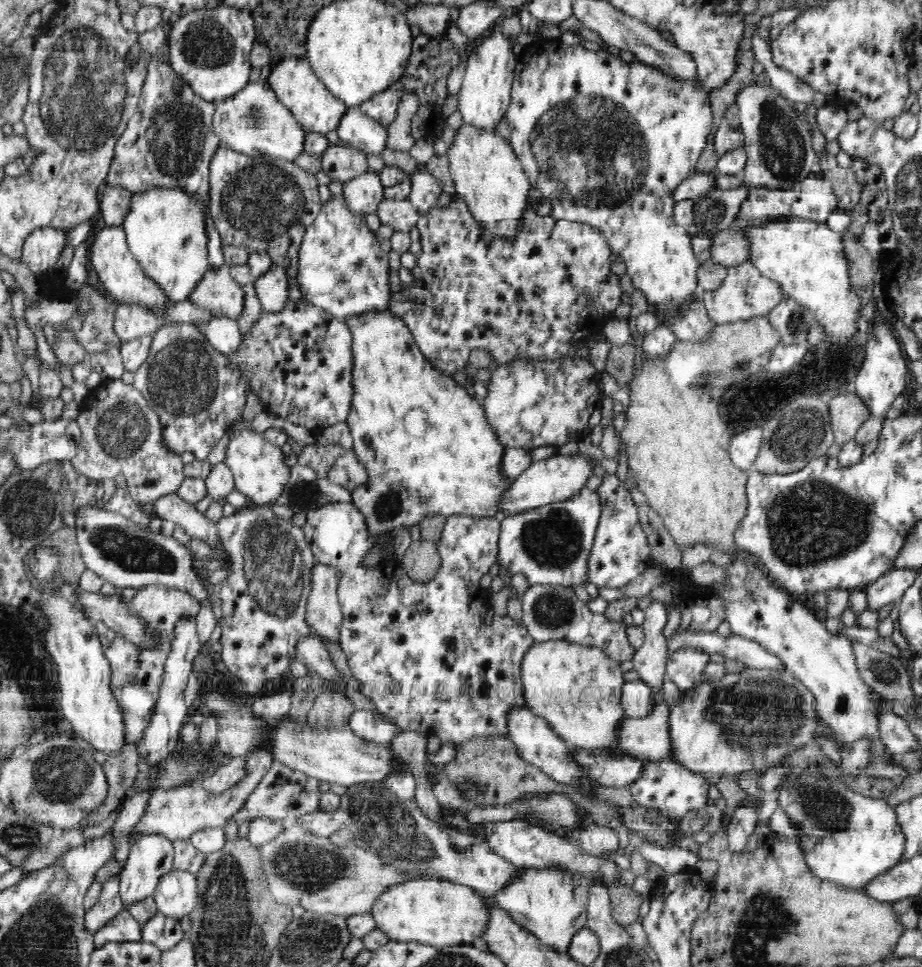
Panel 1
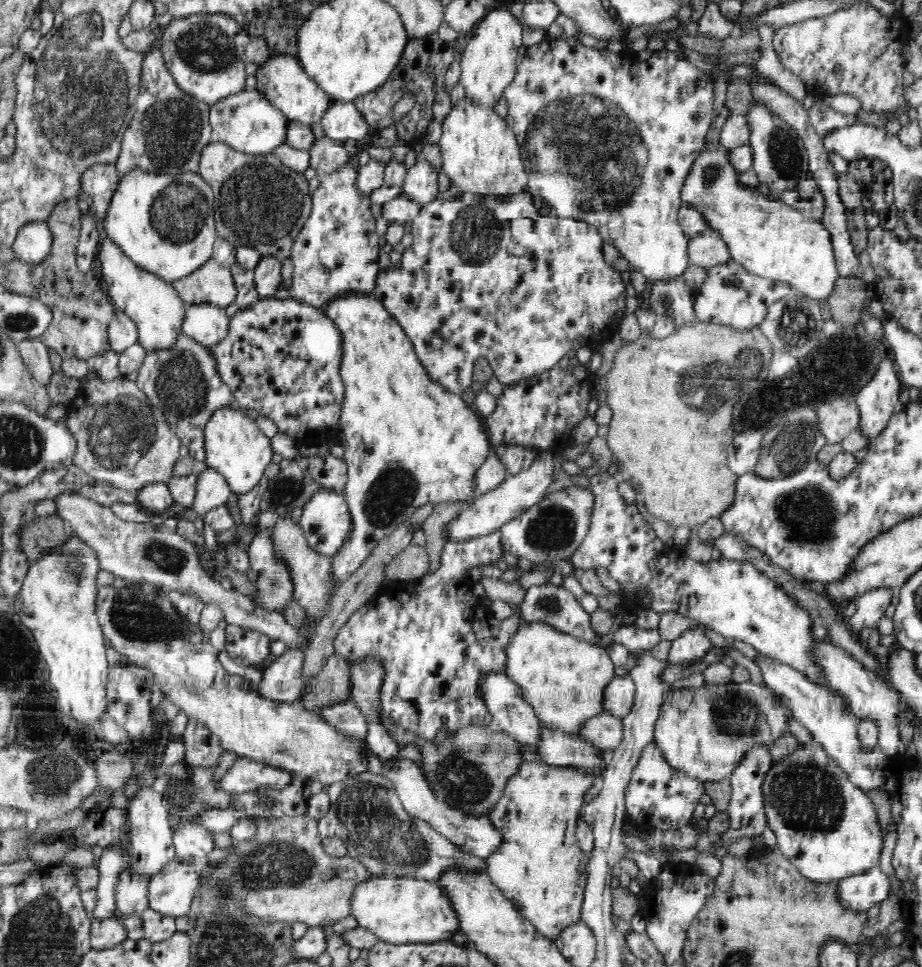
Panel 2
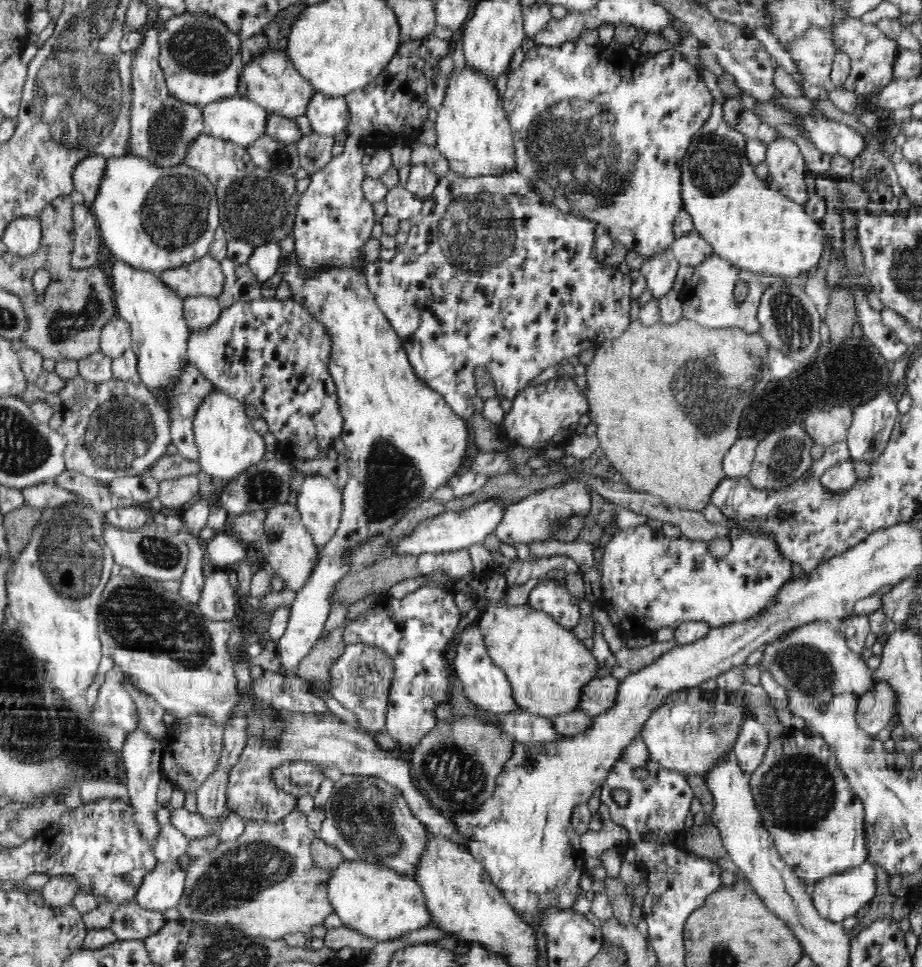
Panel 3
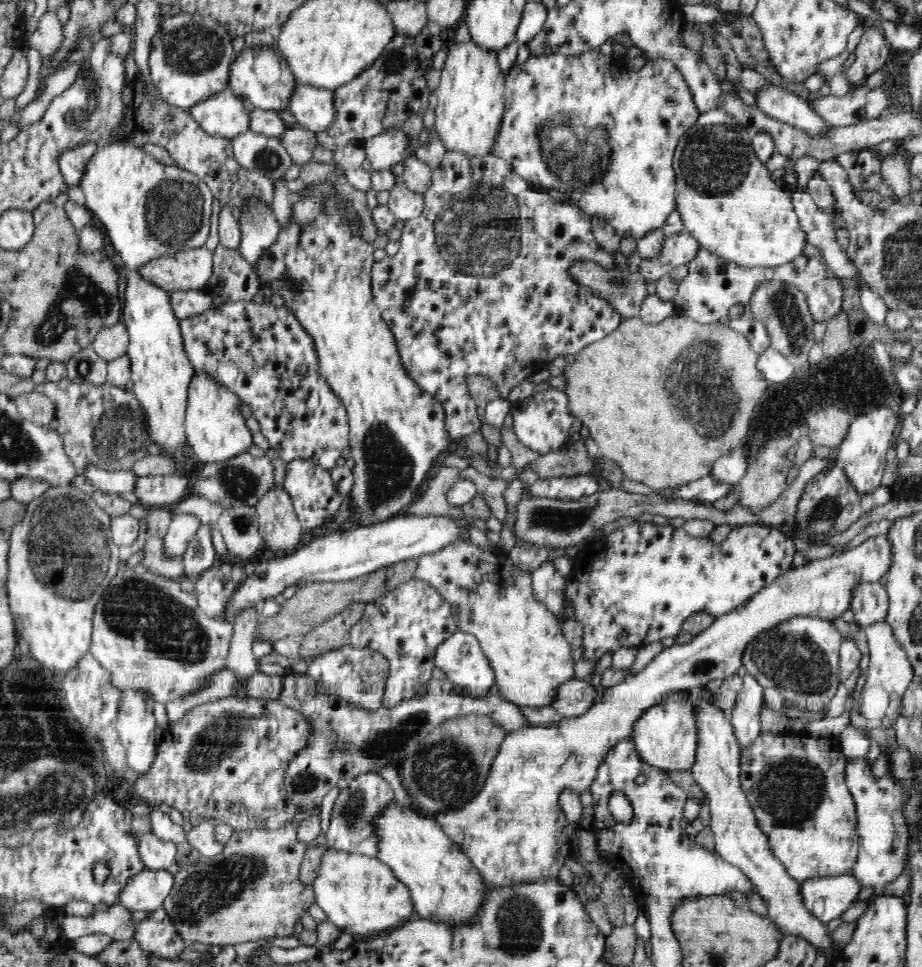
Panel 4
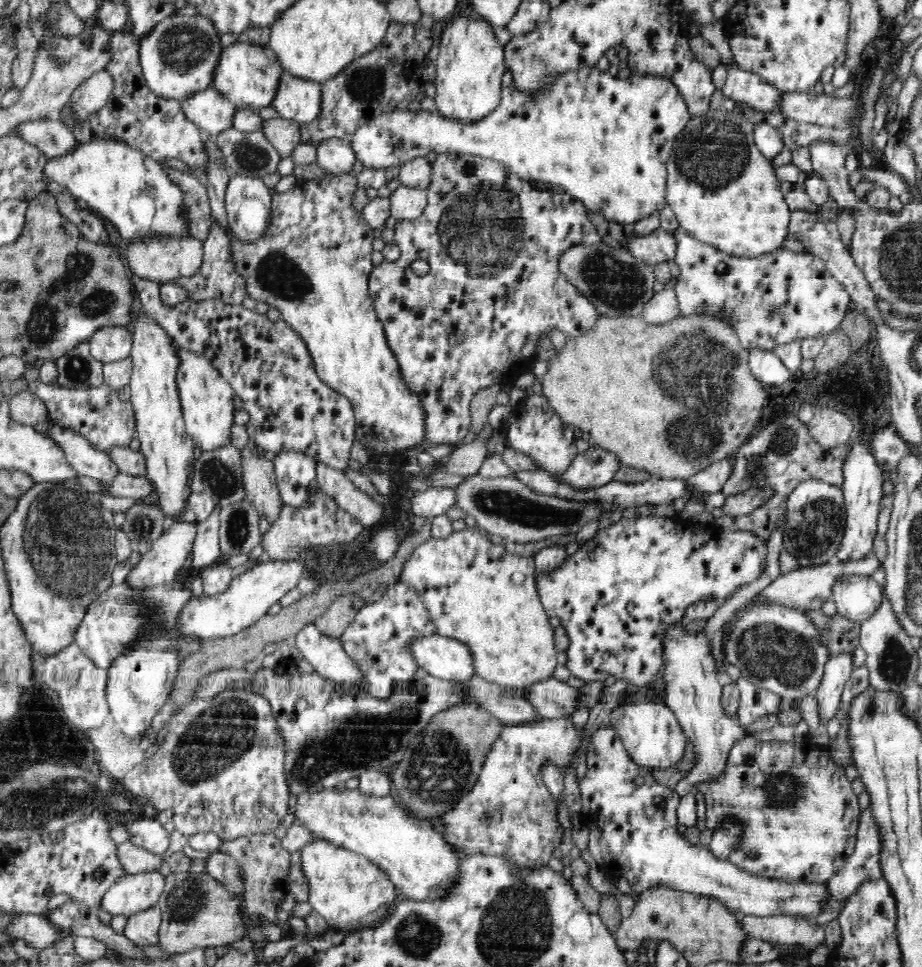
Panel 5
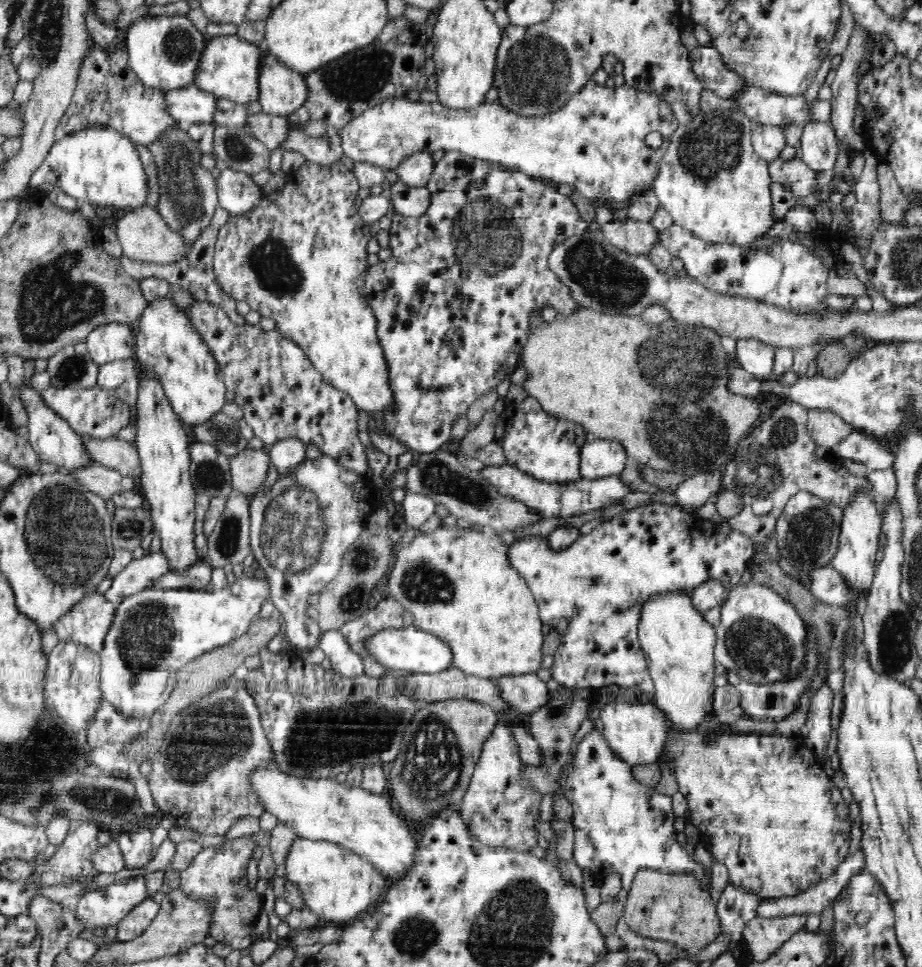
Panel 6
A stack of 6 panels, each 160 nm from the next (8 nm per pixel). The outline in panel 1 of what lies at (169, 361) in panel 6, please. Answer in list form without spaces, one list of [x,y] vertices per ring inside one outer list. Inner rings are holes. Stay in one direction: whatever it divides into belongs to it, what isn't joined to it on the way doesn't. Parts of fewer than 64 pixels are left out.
[[[242,420],[228,430],[228,436],[230,438],[224,462],[233,469],[235,488],[246,495],[253,506],[278,504],[293,474],[293,468],[286,464],[282,449],[268,443],[262,433],[254,431],[248,422]]]

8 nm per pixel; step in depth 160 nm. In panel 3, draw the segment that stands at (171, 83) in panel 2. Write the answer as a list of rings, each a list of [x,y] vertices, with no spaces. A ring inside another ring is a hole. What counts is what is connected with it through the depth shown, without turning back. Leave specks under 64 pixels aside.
[[[155,25],[144,29],[145,40],[132,62],[132,102],[127,154],[145,158],[150,164],[168,171],[176,171],[186,161],[190,146],[204,133],[204,116],[201,106],[182,102],[170,93],[166,76],[160,67],[159,31]]]

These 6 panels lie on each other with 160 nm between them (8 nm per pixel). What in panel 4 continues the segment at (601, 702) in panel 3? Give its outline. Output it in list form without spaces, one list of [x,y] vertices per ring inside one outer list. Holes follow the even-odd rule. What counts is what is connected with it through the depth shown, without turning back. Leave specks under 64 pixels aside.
[[[572,679],[560,686],[558,690],[558,700],[553,706],[558,713],[562,713],[565,718],[582,716],[595,706],[598,688],[590,682],[581,679]]]

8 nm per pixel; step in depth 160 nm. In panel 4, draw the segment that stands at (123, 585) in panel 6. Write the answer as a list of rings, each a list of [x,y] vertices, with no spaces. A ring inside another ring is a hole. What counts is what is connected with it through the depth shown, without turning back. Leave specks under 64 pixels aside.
[[[175,514],[168,533],[164,536],[166,553],[168,555],[182,555],[202,524],[201,519],[194,514]]]

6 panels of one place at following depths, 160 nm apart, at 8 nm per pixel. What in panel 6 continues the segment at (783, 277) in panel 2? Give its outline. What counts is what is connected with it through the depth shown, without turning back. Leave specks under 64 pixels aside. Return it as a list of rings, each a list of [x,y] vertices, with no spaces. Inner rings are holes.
[[[728,108],[701,113],[689,124],[679,124],[672,134],[652,190],[660,201],[660,208],[668,211],[674,224],[689,230],[692,236],[714,244],[744,247],[766,237],[768,230],[777,223],[768,162],[756,154],[751,141],[753,124],[740,111]]]

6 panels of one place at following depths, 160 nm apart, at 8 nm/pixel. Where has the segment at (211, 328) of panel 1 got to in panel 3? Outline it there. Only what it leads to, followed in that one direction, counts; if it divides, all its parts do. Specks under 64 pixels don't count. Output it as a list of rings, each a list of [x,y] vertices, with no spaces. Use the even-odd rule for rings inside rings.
[[[192,296],[192,298],[184,299],[183,311],[188,330],[192,333],[202,332],[214,326],[220,320],[223,308],[213,298]]]

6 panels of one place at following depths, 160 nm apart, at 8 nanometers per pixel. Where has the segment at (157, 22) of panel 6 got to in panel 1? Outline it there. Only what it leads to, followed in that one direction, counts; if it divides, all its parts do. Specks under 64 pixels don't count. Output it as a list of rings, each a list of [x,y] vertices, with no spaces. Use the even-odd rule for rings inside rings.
[[[222,5],[188,12],[171,26],[167,42],[170,66],[205,101],[223,101],[248,84],[253,68],[249,56],[256,44],[255,21],[250,11]]]

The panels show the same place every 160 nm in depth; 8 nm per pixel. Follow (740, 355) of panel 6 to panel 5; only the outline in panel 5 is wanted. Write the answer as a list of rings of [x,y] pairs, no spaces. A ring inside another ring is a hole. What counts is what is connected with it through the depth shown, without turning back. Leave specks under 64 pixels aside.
[[[754,348],[748,354],[749,367],[762,382],[772,386],[786,384],[786,380],[792,376],[792,371],[782,363],[773,350]]]

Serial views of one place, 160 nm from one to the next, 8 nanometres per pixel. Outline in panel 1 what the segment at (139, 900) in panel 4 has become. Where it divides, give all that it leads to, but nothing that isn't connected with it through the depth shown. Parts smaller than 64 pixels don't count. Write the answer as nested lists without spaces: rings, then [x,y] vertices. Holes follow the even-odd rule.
[[[182,870],[164,874],[153,897],[160,913],[170,918],[181,919],[188,916],[198,898],[197,875]]]

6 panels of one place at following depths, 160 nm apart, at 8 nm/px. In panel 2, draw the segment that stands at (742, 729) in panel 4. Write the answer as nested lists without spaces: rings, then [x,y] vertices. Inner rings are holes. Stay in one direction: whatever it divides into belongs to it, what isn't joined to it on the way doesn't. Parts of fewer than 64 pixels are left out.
[[[752,748],[740,766],[732,771],[732,796],[727,806],[729,823],[734,830],[746,828],[758,810],[764,807],[764,780],[772,768],[771,754],[765,748]]]

